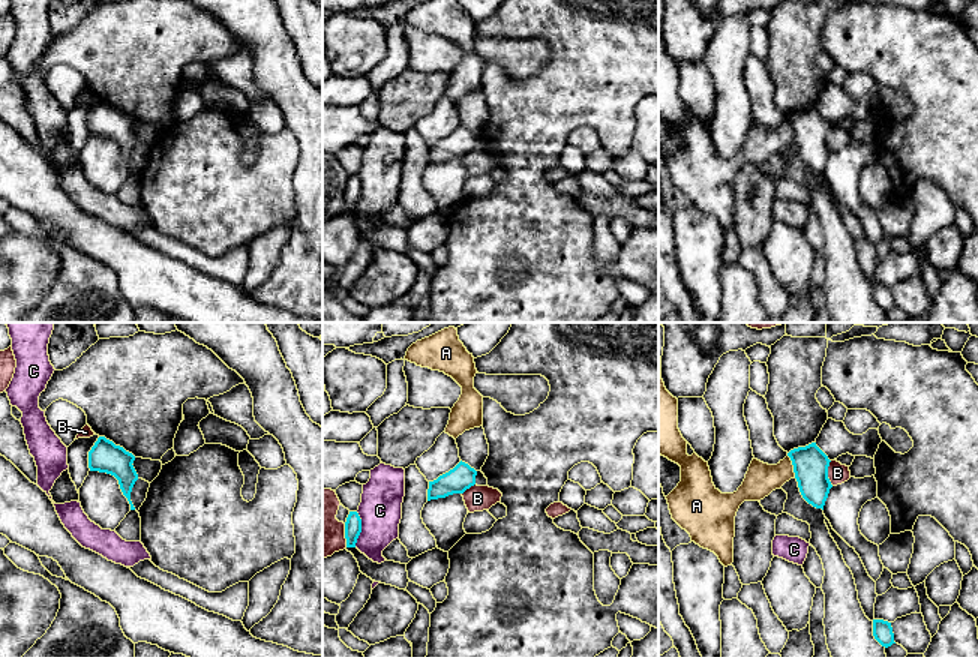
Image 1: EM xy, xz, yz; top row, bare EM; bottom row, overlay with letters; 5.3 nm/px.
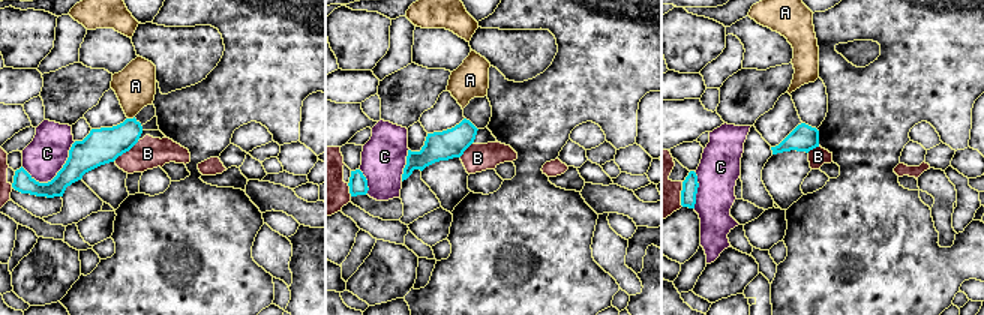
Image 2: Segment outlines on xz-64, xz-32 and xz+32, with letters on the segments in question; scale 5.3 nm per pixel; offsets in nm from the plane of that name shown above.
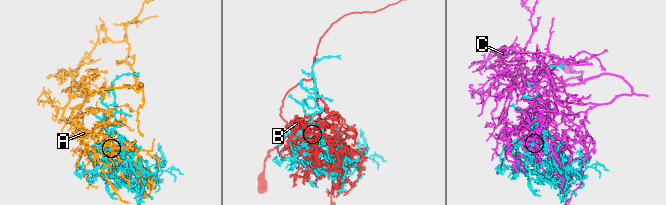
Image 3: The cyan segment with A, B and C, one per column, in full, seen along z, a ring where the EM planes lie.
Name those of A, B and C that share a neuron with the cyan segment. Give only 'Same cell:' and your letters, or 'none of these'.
Same cell: none of these

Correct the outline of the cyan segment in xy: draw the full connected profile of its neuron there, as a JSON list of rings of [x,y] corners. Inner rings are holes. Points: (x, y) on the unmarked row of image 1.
[[[99,100],[92,114],[88,116],[88,132],[90,135],[99,135],[114,140],[118,144],[120,153],[123,159],[128,162],[130,168],[130,174],[135,174],[132,165],[130,165],[130,156],[138,144],[138,138],[134,132],[135,120],[129,116],[126,116],[123,111],[116,110],[112,105],[106,104],[105,100]]]

